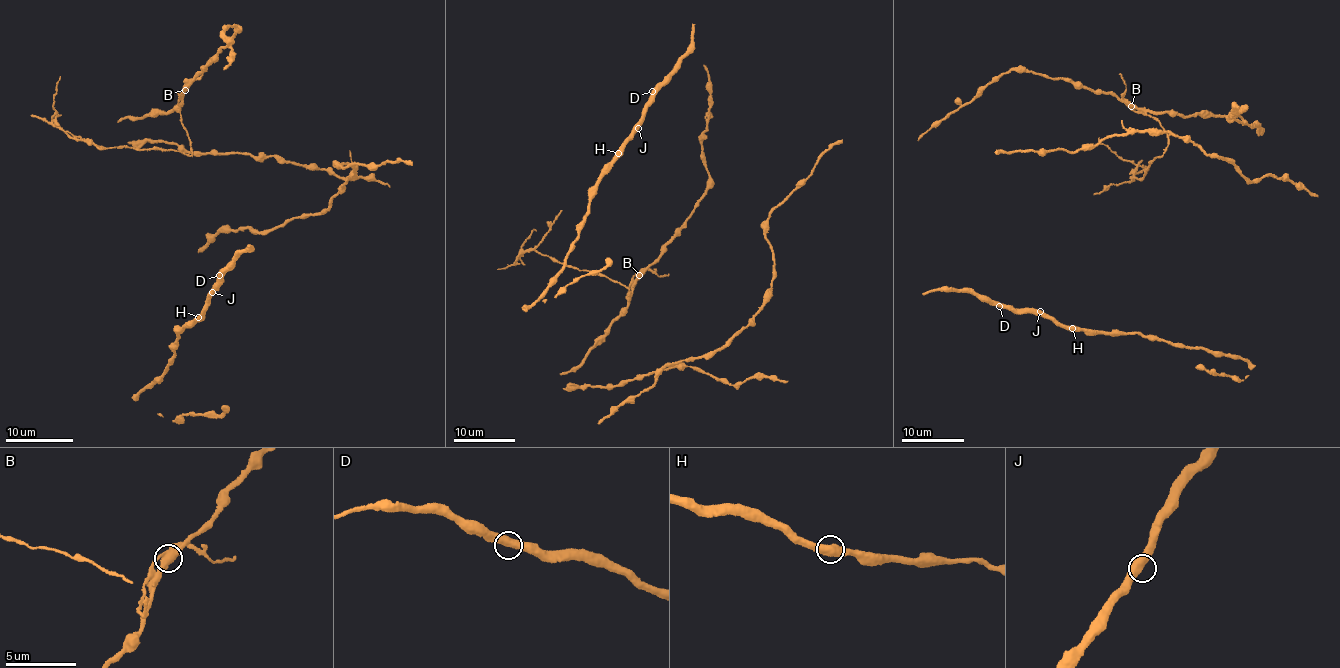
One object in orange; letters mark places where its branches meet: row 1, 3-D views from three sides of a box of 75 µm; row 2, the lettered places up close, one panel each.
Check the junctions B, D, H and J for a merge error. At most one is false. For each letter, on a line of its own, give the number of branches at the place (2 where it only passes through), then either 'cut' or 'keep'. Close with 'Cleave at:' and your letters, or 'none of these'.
B: 2 | cut
D: 2 | keep
H: 2 | keep
J: 2 | keep
Cleave at: B

